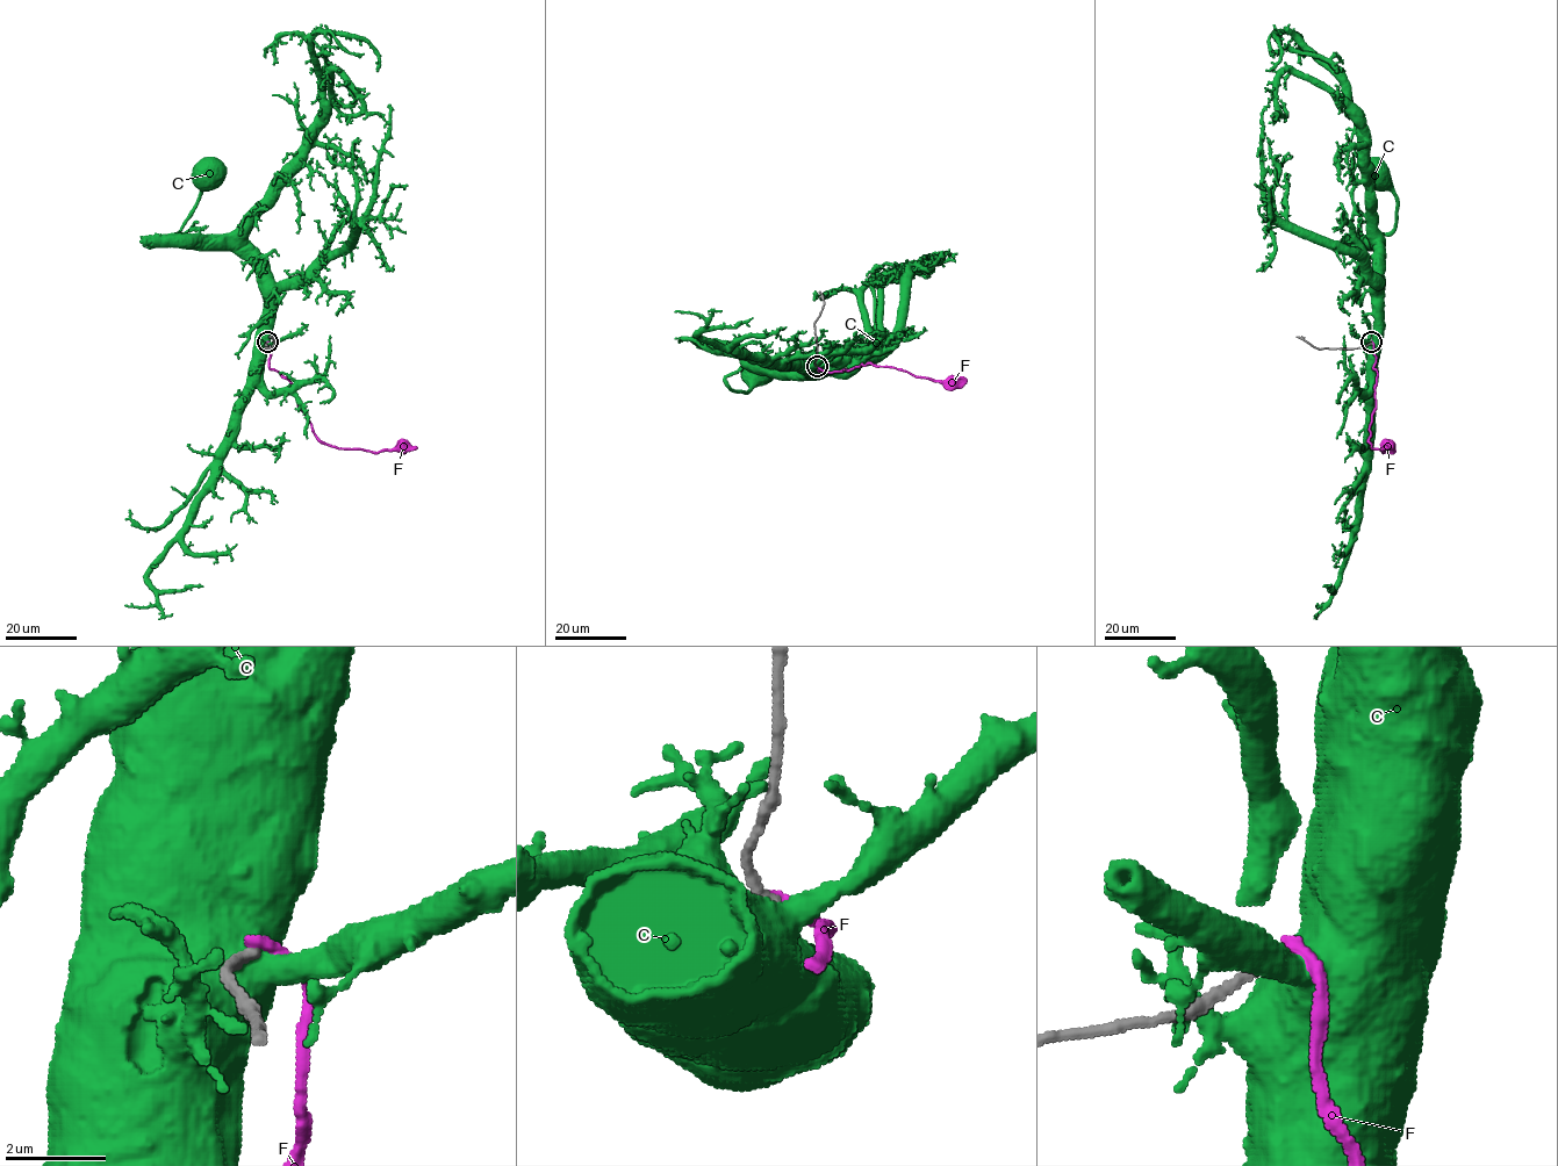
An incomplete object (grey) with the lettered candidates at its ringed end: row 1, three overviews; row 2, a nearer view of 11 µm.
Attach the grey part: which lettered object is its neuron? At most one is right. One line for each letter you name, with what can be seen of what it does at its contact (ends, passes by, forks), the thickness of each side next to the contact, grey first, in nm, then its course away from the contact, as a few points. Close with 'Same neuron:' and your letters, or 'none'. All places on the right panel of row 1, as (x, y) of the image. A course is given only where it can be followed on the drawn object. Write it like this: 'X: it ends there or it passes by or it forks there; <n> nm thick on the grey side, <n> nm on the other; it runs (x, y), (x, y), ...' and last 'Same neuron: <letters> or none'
Same neuron: none

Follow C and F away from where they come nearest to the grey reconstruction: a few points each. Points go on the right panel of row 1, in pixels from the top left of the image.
C: (1372, 343), (1376, 287)
F: (1371, 343), (1377, 376), (1368, 440), (1372, 448), (1383, 452), (1386, 452), (1387, 446)

